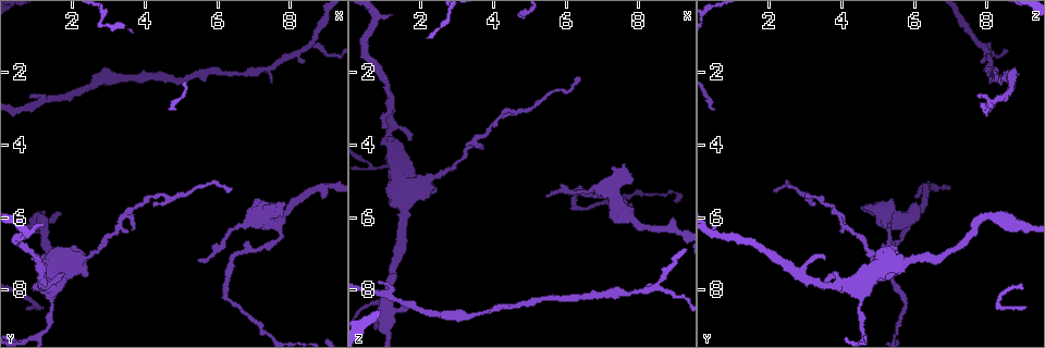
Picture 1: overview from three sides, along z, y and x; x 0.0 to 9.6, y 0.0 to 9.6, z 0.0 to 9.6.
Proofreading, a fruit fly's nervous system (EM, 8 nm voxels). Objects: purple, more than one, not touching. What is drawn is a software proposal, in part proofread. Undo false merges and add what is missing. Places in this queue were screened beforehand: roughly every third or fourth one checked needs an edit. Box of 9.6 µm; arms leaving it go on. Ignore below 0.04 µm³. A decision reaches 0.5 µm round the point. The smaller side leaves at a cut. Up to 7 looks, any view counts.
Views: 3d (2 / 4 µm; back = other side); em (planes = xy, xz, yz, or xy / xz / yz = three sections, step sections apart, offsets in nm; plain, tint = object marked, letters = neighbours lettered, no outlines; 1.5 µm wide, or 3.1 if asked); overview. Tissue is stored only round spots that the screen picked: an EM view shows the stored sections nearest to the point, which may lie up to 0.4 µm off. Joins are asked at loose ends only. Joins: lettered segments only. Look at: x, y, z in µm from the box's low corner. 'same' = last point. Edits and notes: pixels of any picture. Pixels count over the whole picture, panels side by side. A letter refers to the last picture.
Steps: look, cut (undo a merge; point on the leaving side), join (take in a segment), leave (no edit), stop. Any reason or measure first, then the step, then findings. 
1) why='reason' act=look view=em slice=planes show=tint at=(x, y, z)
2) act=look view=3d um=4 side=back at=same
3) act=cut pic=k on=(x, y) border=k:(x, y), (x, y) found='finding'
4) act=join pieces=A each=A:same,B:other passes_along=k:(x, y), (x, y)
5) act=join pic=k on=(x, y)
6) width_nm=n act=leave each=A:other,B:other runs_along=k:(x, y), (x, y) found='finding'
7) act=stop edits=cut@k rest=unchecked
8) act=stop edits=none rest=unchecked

why='calibre changes' act=look view=3d um=4 at=(7.40, 5.75, 4.95)

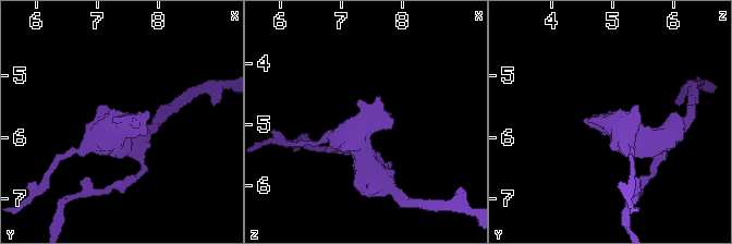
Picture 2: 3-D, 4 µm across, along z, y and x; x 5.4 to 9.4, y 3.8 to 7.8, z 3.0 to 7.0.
arm_widths_nm=260,380 why='need the tissue' act=look view=em slice=planes show=plain at=(7.40, 5.80, 5.00)

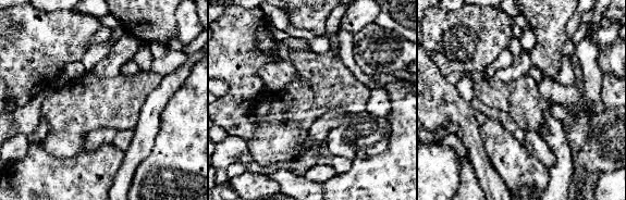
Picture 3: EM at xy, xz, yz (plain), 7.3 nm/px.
act=look view=em slice=planes show=letters at=same

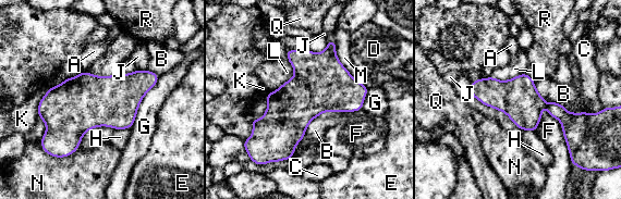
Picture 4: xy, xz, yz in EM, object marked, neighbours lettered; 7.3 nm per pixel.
longest_contact=F:460nm act=leave each=A:other,B:other,C:other,D:other,E:other,F:other,G:other,H:other,J:other,K:other,L:other,M:other,N:other,Q:other,R:other found='continuous, no second neuron'

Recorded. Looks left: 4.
why='sudden change in width' act=look view=3d um=4 at=(1.15, 7.90, 3.70)

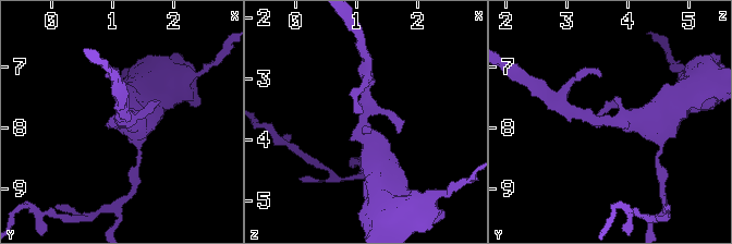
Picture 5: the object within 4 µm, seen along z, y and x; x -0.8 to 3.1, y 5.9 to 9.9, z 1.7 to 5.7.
act=look view=em slice=xy step=4 show=tint at=(1.15, 7.95, 3.75)

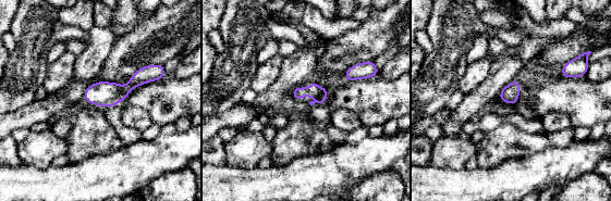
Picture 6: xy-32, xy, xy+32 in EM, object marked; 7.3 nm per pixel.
act=look view=em slice=planes show=letters at=same

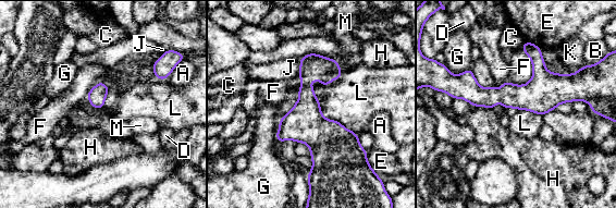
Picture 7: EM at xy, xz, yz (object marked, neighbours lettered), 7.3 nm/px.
act=leave each=A:other,B:other,C:other,D:other,E:other,F:other,G:other,H:other,J:other,K:other,L:other,M:other border=7:(319, 99), (325, 118), (357, 134) found='all the same neuron'

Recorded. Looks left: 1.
act=stop edits=none rest=unchecked

